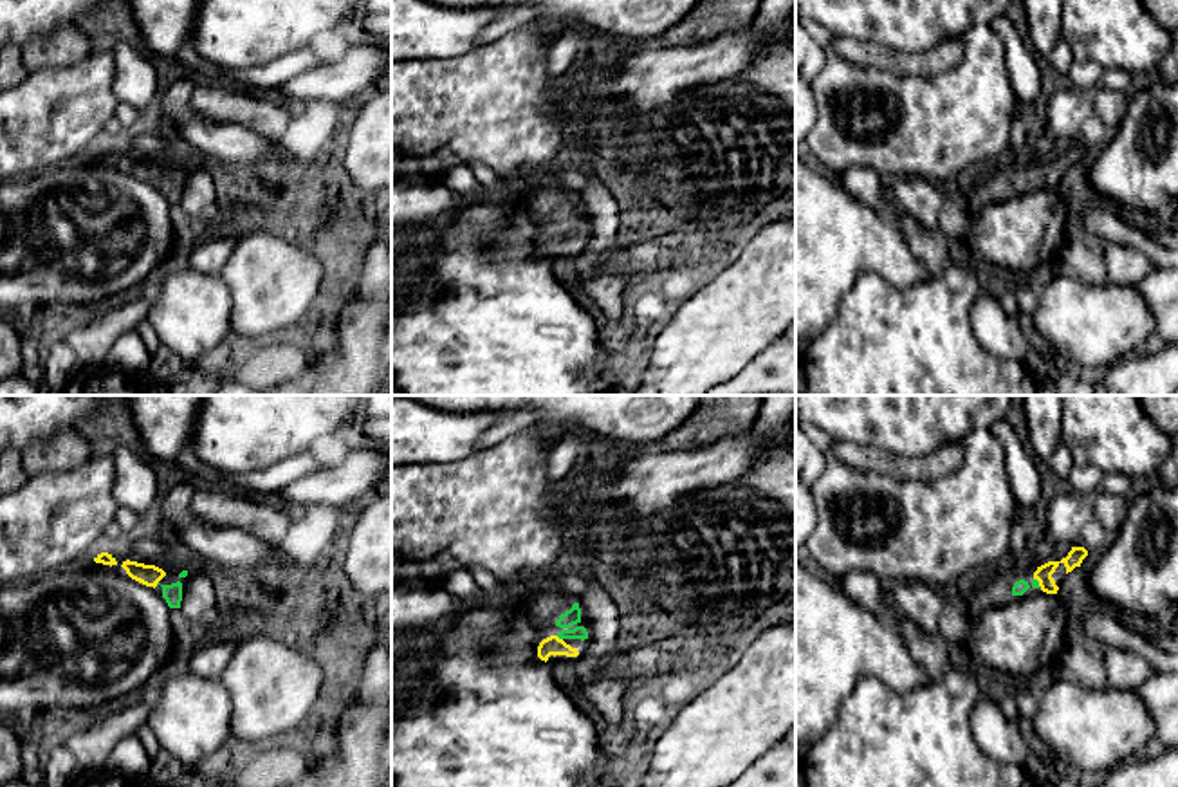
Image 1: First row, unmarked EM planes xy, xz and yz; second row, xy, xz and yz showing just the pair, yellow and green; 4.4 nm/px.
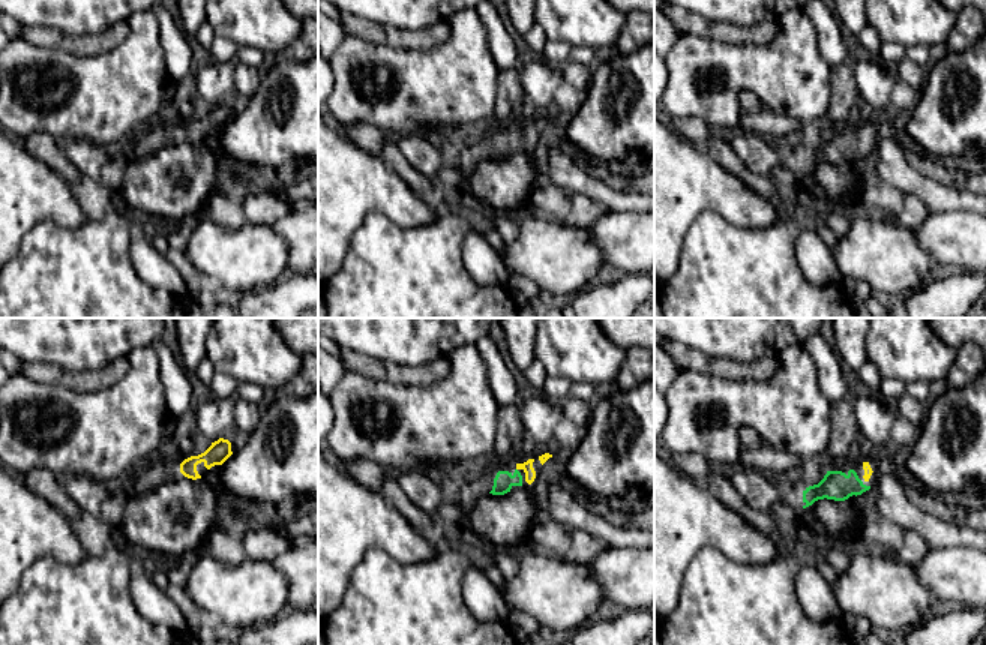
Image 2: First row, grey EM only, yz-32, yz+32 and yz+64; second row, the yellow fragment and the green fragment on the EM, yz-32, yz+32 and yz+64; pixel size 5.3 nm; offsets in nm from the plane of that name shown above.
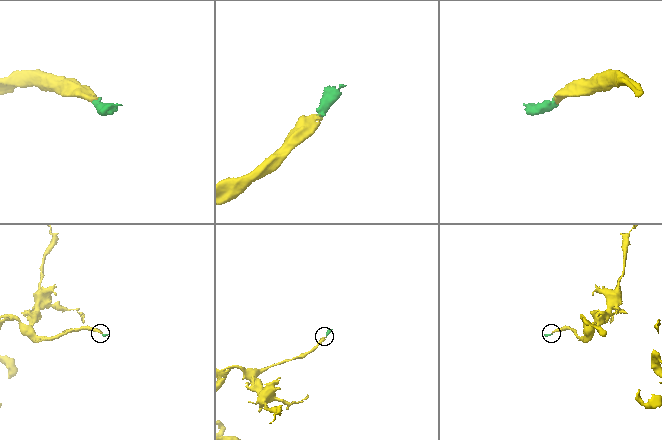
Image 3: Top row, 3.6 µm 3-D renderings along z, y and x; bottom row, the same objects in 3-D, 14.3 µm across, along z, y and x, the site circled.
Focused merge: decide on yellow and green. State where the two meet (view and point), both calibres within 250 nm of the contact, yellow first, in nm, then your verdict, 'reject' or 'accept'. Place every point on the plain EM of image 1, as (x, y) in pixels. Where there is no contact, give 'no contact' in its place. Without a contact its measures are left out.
xz (558, 233) | 90/60 nm | accept

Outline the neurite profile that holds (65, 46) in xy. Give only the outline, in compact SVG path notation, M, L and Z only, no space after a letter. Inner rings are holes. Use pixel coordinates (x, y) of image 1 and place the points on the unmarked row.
M72 23L60 25L51 34L34 36L20 47L27 72L65 69L90 54L90 38Z

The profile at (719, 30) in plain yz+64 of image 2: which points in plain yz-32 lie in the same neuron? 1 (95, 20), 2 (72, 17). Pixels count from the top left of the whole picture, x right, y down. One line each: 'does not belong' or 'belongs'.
1: does not belong
2: does not belong

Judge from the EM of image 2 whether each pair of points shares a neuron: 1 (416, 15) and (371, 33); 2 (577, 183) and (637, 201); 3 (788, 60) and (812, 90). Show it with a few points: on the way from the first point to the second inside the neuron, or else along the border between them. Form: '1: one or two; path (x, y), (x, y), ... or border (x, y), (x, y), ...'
1: two; border (357, 17), (404, 29), (423, 29), (428, 26)
2: one; path (592, 186), (622, 201)
3: one; path (790, 68), (805, 84)

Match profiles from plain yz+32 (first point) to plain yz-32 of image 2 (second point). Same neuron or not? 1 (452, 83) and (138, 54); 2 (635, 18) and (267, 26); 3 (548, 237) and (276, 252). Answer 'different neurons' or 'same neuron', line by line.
1: same neuron
2: different neurons
3: same neuron

